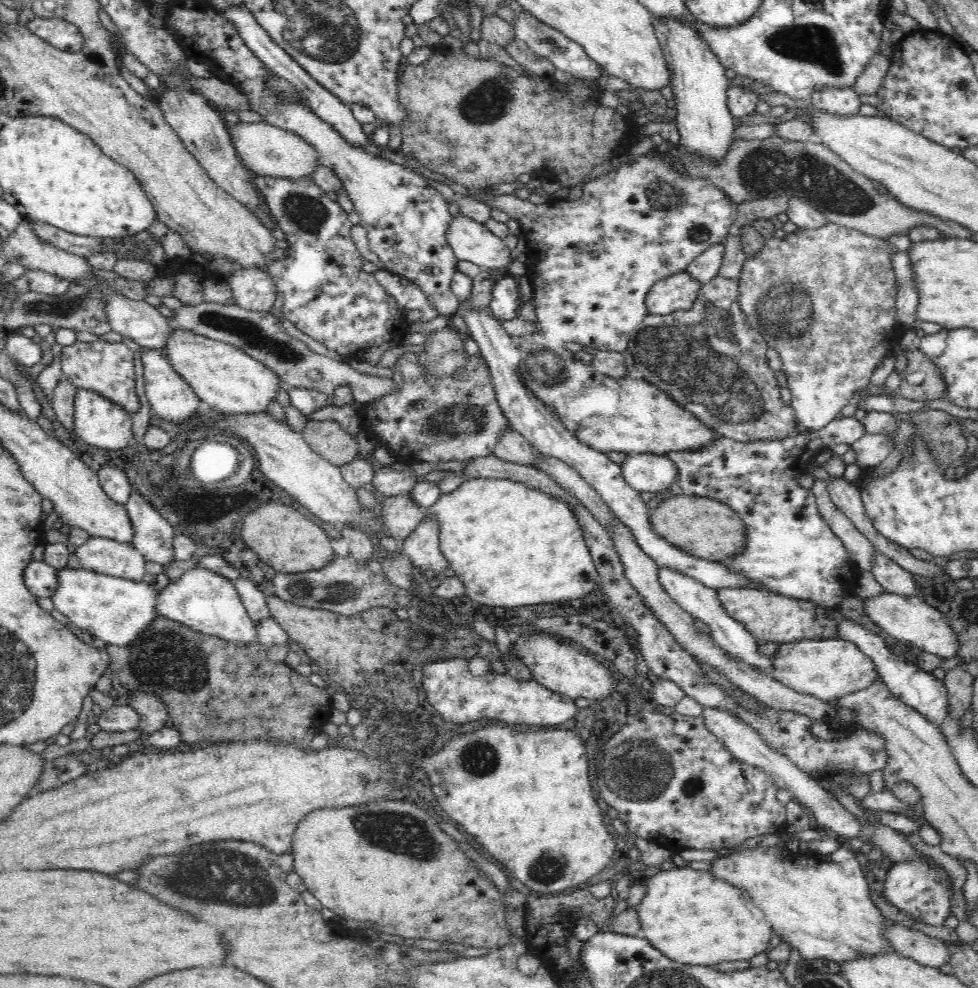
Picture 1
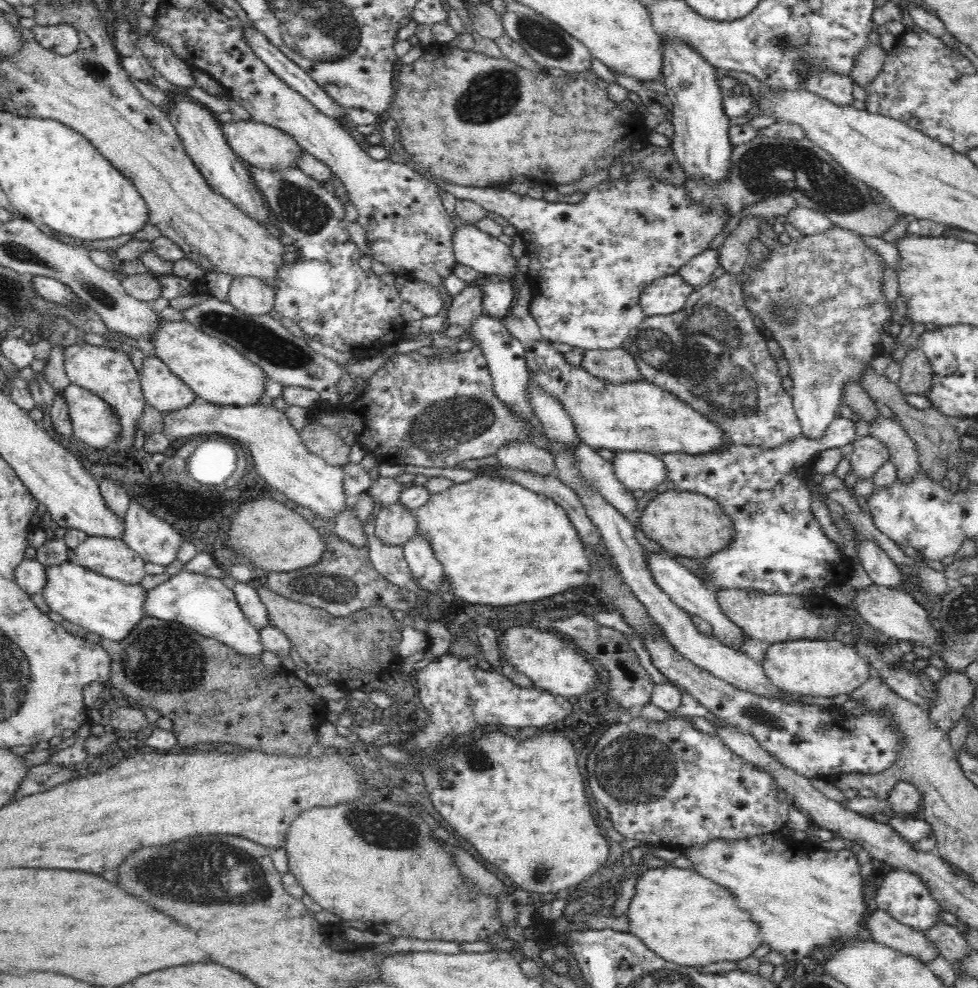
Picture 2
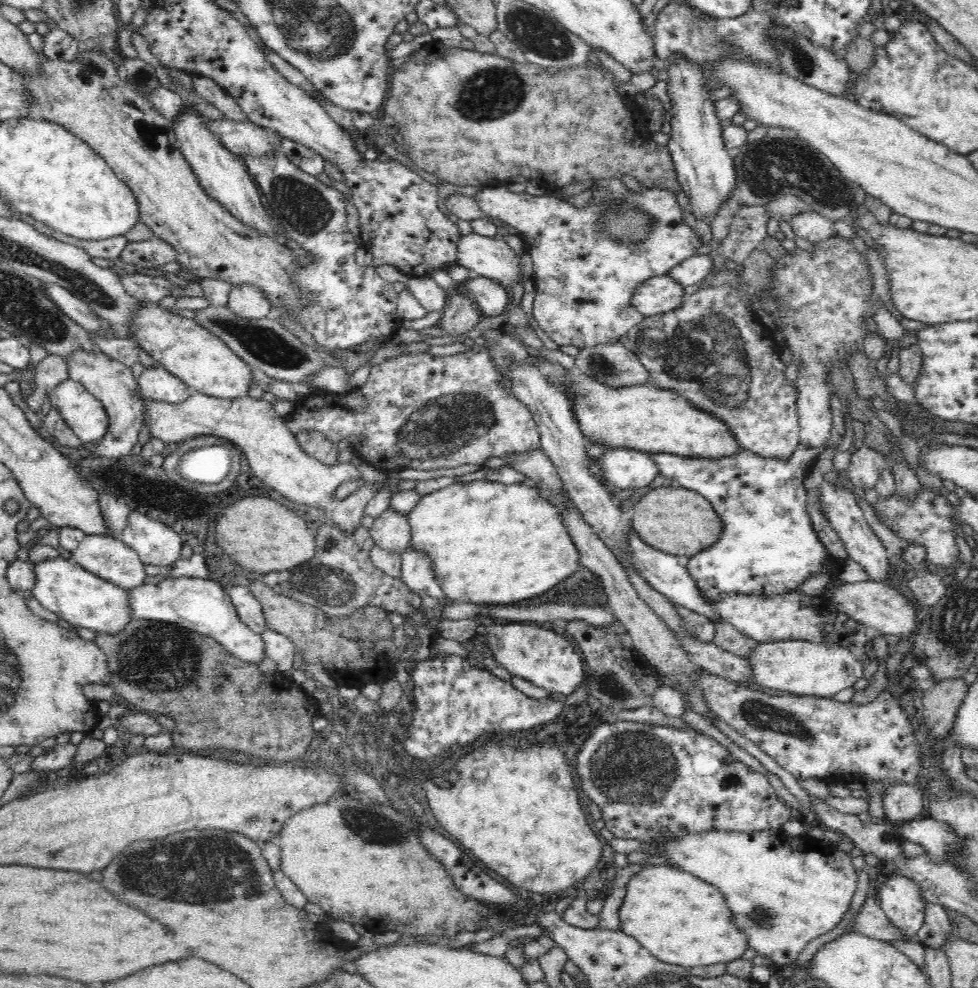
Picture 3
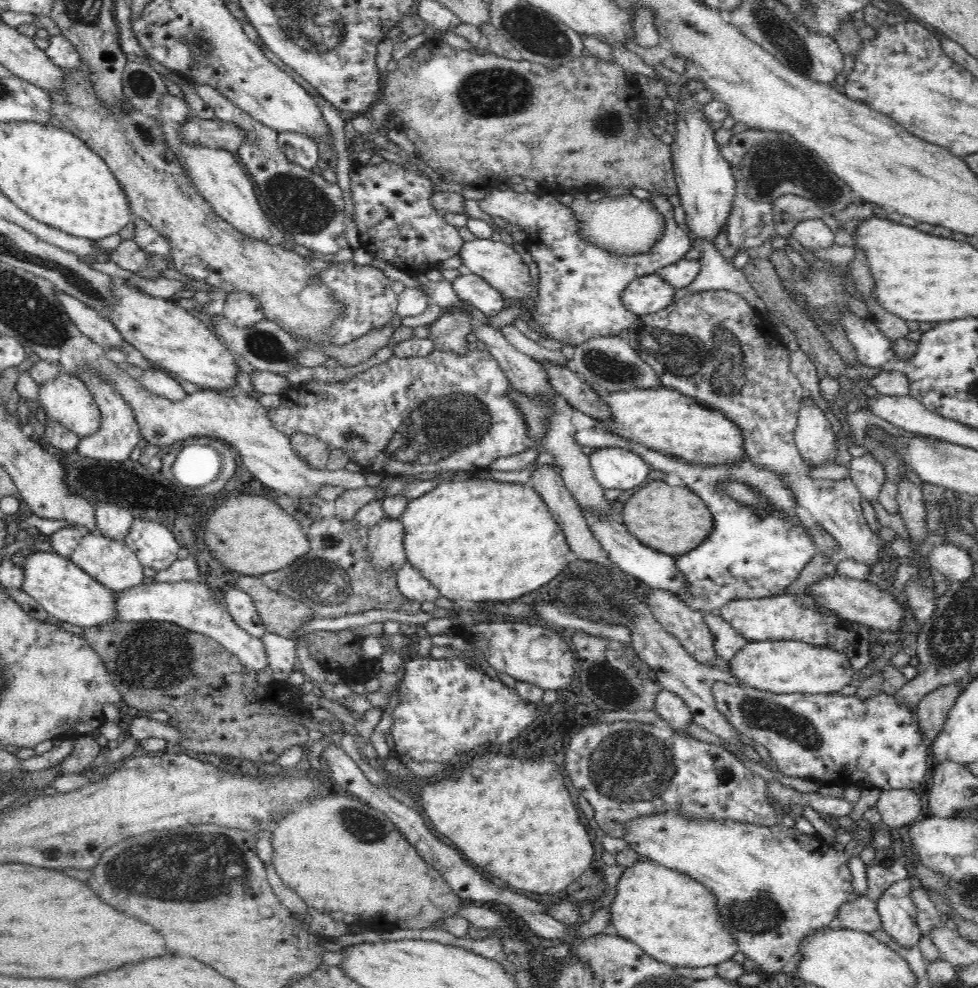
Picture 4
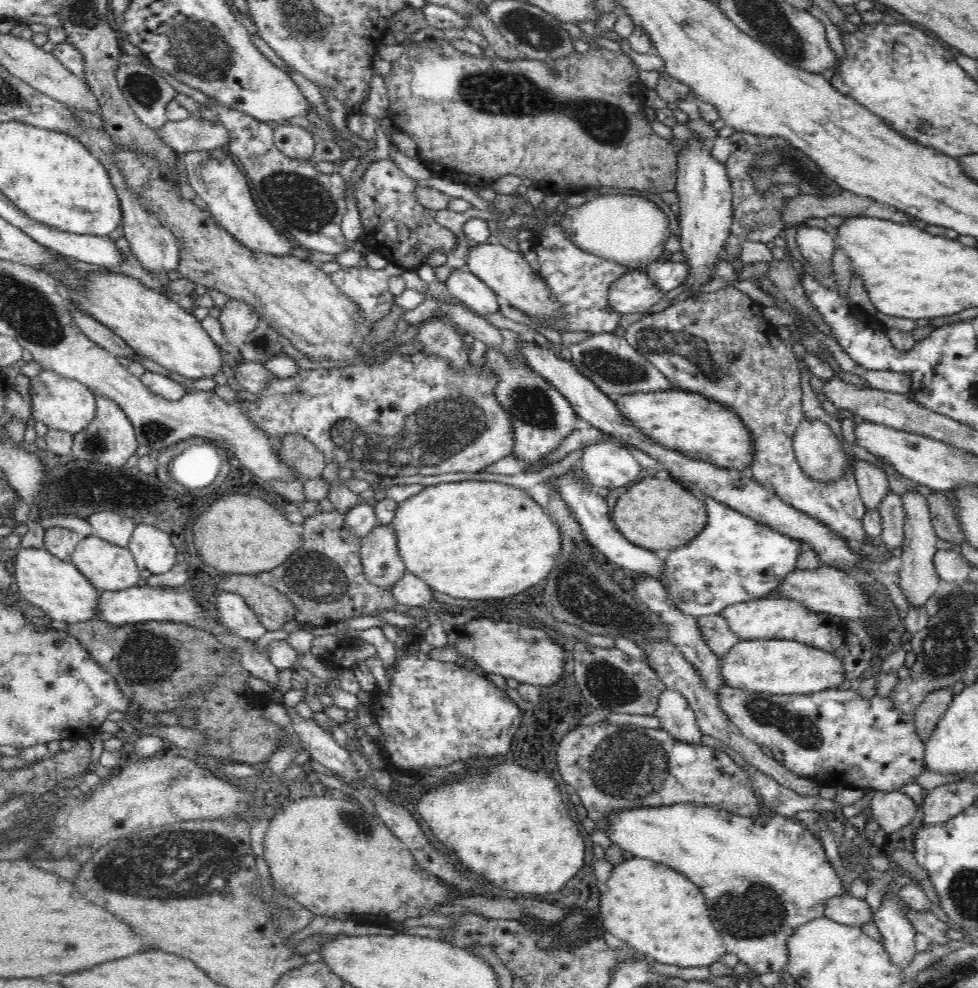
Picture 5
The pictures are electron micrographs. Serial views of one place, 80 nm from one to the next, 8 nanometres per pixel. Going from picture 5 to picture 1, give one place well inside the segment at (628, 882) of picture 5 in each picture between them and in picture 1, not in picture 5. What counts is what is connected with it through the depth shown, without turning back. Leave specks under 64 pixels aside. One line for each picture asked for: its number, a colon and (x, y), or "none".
1: (694, 918)
2: (680, 915)
3: (680, 919)
4: (672, 918)

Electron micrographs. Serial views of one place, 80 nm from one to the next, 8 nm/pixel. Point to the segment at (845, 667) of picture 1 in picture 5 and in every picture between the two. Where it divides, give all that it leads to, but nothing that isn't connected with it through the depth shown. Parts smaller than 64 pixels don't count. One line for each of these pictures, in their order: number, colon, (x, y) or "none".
2: (828, 668)
3: (803, 668)
4: (781, 666)
5: (784, 667)

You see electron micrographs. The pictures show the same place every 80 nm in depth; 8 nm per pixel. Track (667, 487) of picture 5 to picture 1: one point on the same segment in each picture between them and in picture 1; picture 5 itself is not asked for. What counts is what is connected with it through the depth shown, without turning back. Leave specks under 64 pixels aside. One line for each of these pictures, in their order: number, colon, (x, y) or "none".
1: (711, 530)
2: (685, 523)
3: (680, 522)
4: (670, 519)

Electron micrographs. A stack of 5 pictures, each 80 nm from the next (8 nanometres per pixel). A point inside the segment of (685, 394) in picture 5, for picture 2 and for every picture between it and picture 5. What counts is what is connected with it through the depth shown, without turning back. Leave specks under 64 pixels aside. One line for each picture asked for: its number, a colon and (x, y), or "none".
2: (638, 416)
3: (647, 418)
4: (664, 420)

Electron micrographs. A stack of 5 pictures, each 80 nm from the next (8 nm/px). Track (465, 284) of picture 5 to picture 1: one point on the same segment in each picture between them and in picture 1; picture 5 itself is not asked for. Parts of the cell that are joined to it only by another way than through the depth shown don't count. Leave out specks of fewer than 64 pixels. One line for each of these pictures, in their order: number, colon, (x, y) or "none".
1: (504, 305)
2: (498, 294)
3: (492, 298)
4: (473, 289)

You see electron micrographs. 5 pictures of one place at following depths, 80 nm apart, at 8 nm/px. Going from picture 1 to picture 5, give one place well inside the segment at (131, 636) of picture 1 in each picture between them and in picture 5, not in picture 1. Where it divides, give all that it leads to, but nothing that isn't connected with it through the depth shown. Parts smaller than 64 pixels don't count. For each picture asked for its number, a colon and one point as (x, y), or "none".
2: (107, 607)
3: (65, 588)
4: (66, 592)
5: (57, 586)

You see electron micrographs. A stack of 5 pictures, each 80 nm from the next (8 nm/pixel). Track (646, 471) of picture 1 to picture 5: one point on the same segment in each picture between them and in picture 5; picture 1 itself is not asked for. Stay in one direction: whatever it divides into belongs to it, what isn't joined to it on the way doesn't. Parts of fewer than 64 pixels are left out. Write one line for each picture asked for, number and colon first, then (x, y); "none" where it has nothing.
2: (636, 470)
3: (624, 468)
4: (614, 467)
5: (606, 463)

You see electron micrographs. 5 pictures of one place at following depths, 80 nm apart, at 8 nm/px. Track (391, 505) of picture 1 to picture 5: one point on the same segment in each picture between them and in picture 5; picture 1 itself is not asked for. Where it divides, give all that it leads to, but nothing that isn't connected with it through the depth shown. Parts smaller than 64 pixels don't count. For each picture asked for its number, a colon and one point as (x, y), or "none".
2: (394, 525)
3: (391, 531)
4: (385, 545)
5: (382, 565)

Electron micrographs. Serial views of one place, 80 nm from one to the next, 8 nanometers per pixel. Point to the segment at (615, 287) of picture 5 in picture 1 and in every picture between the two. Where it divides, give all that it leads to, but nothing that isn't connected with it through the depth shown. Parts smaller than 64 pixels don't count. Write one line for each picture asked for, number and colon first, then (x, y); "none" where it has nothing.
1: (679, 291)
2: (667, 294)
3: (658, 294)
4: (648, 294)

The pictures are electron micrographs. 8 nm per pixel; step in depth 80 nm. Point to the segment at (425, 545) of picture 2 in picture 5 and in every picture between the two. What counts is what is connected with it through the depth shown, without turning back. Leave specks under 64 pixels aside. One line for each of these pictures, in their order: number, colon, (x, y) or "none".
3: (417, 572)
4: (412, 585)
5: (410, 591)

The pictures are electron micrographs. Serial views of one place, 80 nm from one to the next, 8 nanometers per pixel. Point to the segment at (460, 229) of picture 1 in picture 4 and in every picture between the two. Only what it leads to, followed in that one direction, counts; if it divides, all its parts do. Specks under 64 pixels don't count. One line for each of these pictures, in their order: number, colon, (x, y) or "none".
2: (473, 247)
3: (494, 259)
4: (500, 265)

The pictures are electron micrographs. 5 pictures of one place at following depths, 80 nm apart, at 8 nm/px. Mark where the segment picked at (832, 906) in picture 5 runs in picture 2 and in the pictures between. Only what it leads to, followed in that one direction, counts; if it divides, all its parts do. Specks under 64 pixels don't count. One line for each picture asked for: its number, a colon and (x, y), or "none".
2: (883, 928)
3: (870, 920)
4: (862, 914)

